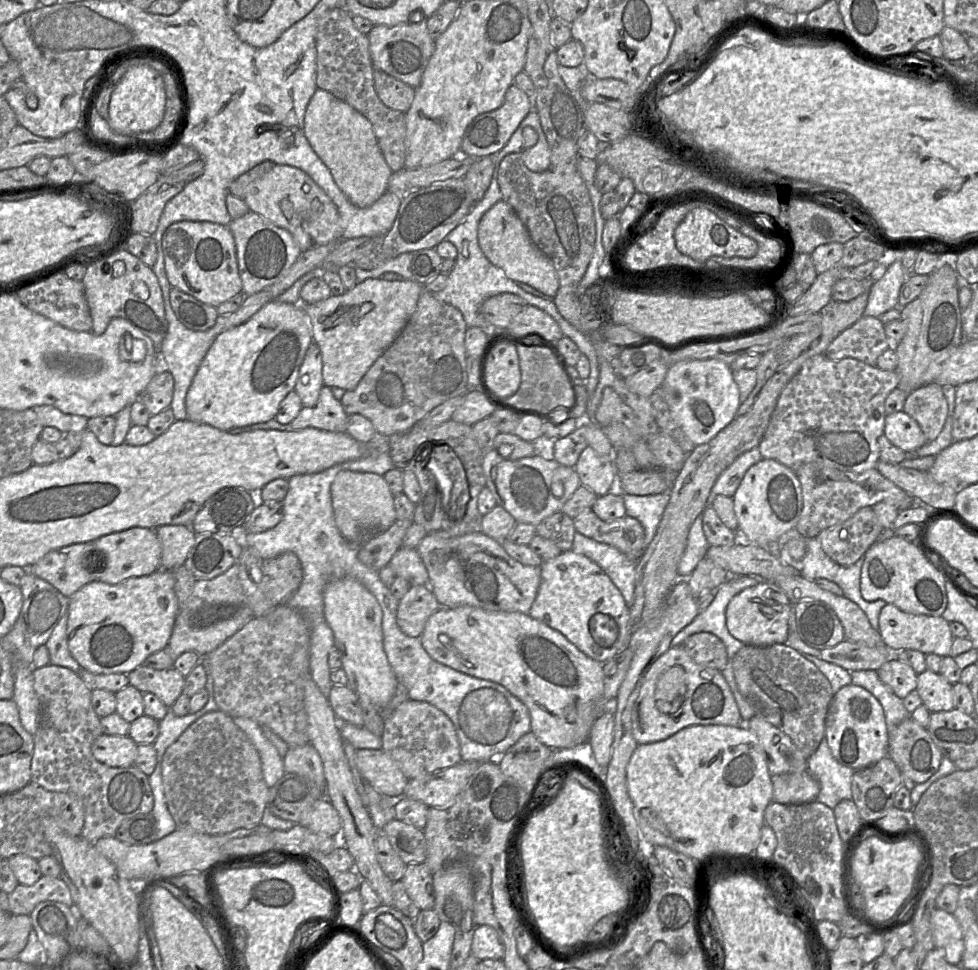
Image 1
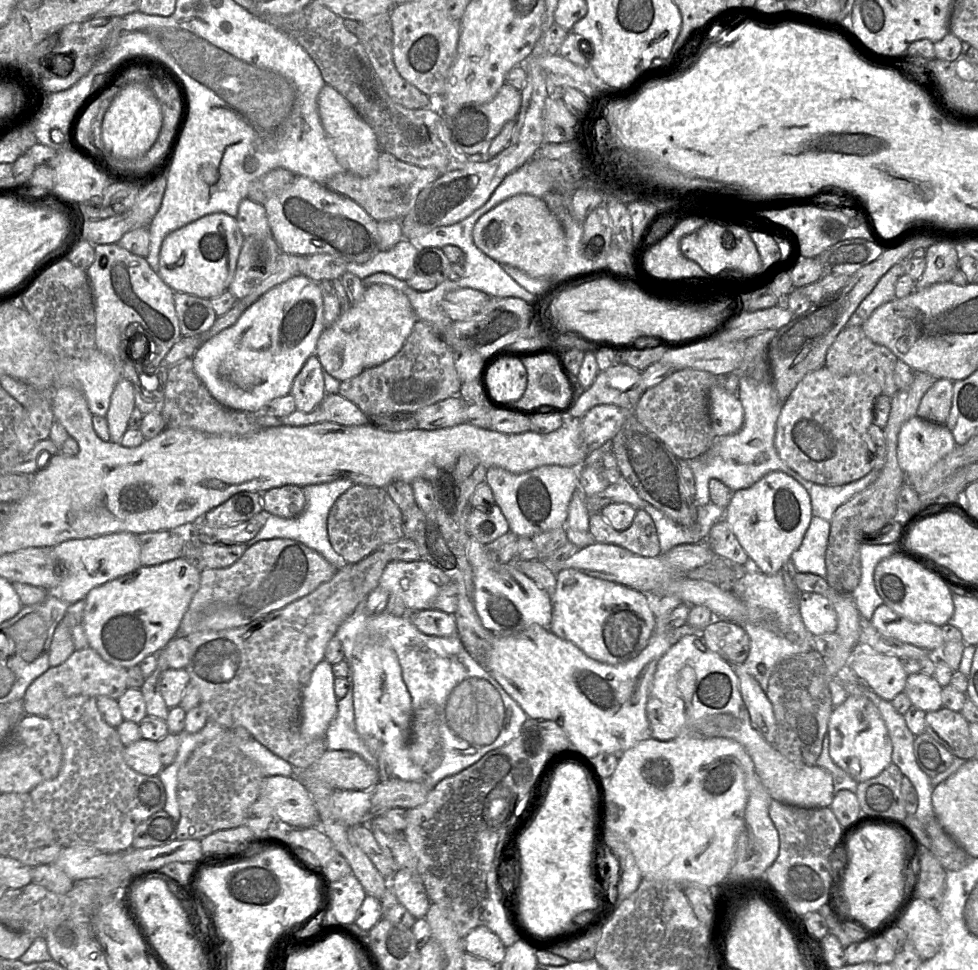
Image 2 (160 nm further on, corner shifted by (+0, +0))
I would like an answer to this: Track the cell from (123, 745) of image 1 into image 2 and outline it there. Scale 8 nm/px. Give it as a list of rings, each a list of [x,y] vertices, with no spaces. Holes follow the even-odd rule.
[[[143,739],[125,746],[124,760],[126,764],[138,773],[158,776],[164,768],[158,754],[156,741]]]

